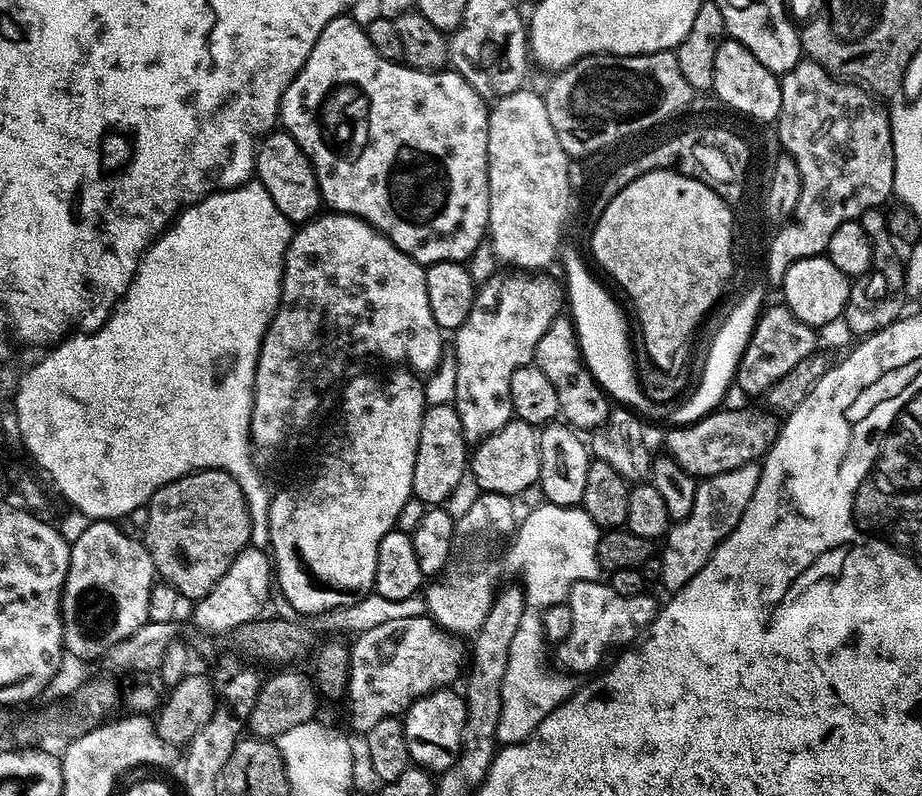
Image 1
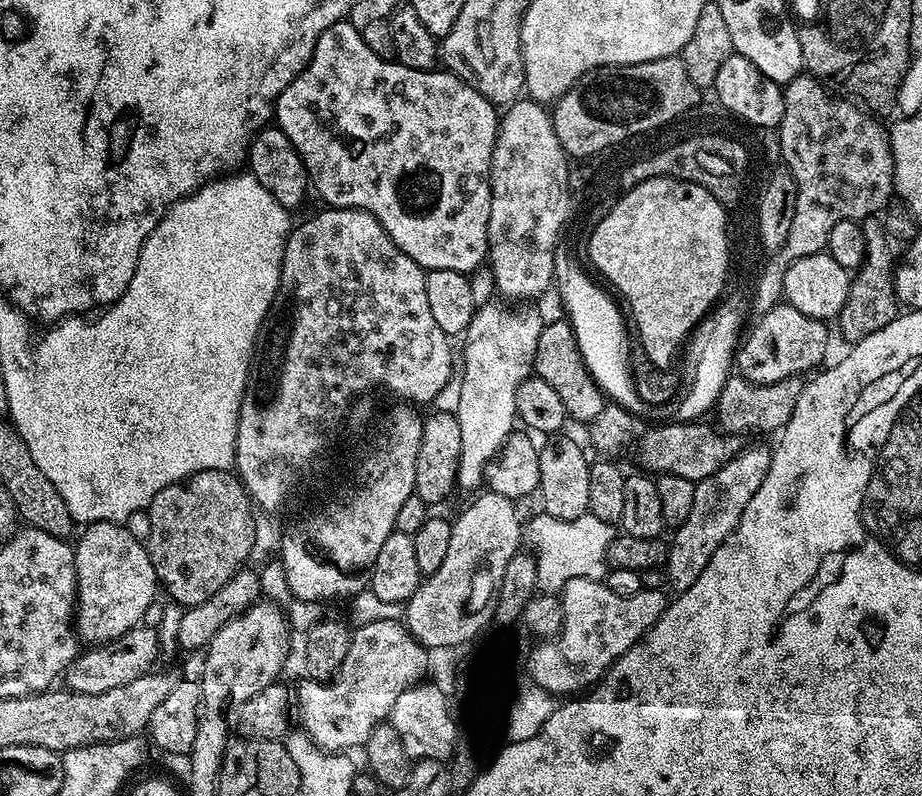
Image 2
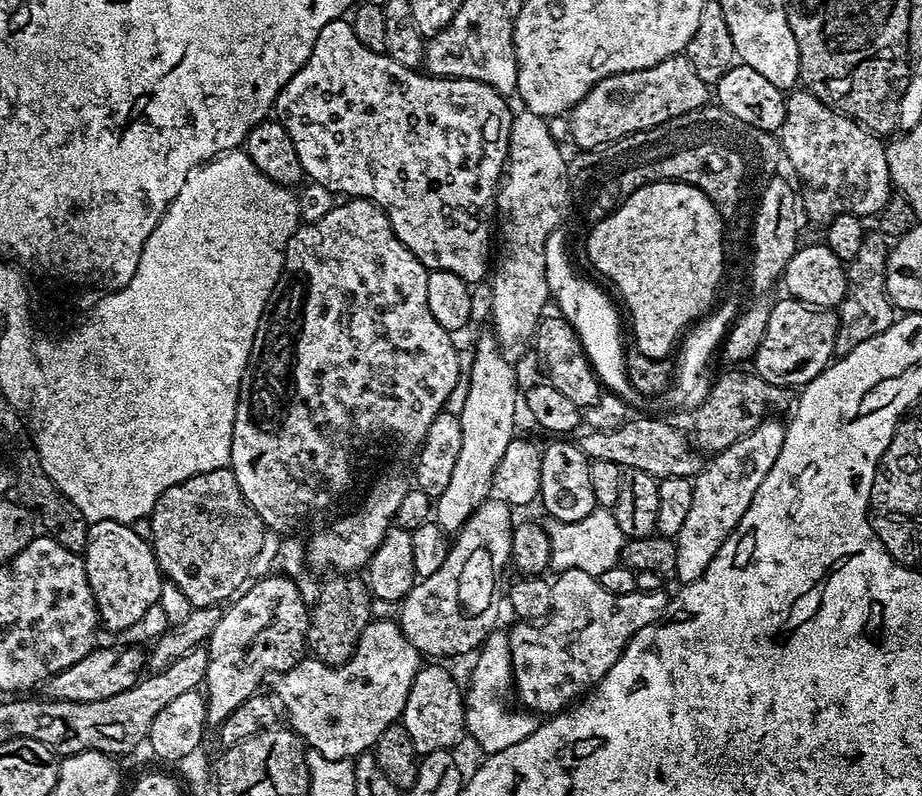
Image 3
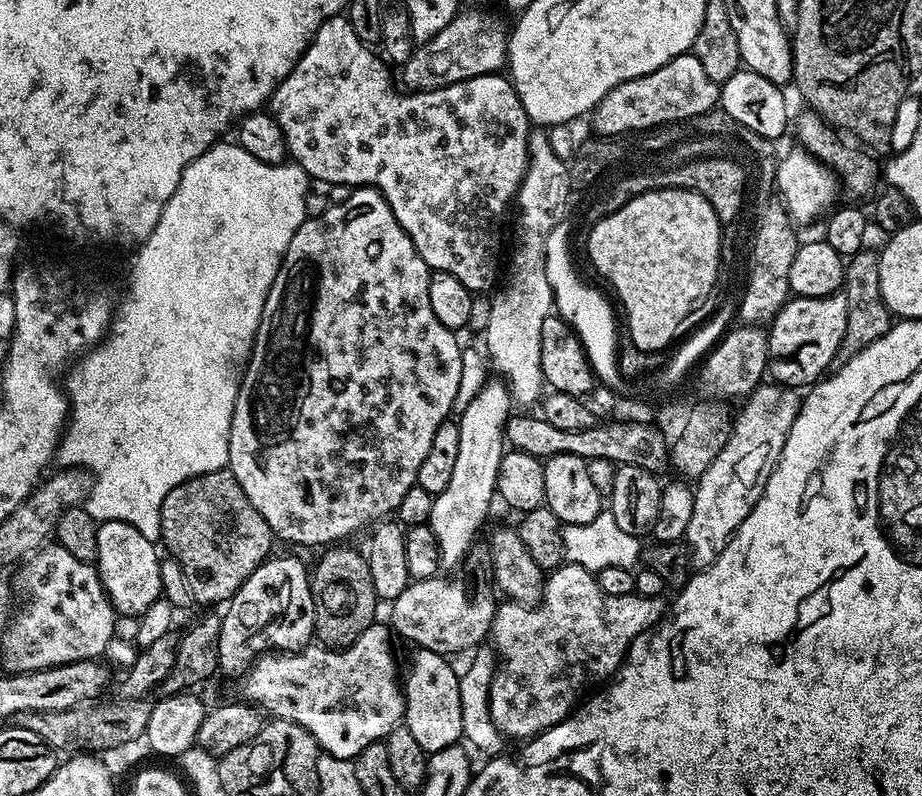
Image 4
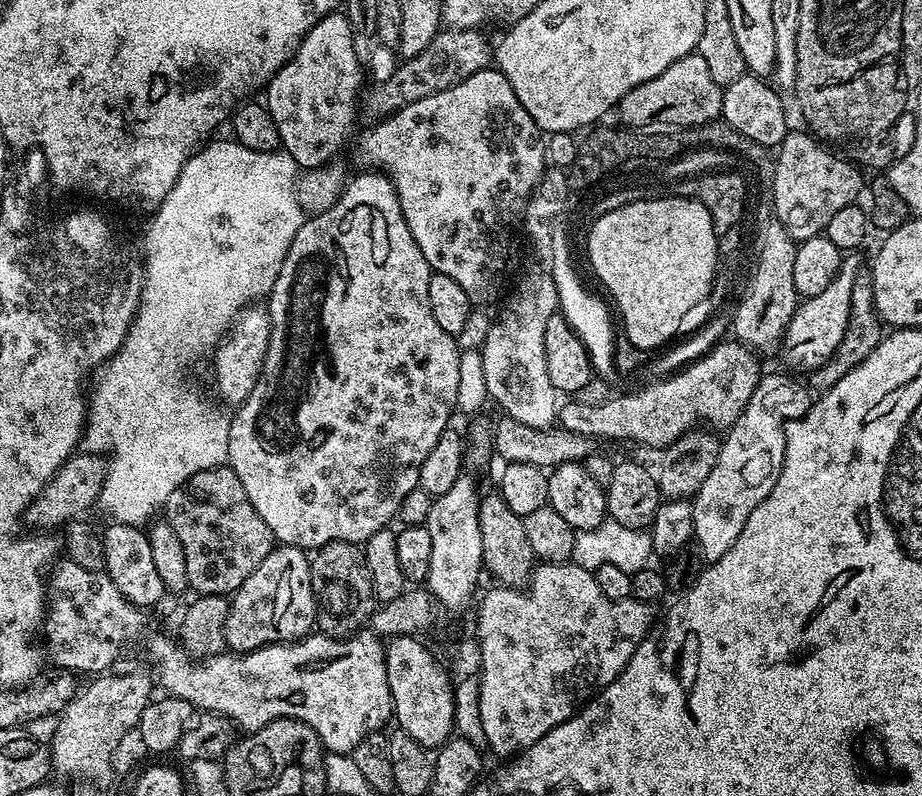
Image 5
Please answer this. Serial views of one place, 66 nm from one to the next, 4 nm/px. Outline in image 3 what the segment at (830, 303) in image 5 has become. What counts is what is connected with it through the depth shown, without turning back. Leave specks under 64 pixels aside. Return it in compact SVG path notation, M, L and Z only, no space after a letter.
M777 299L770 310L766 334L762 334L762 342L754 357L754 371L779 388L796 390L818 378L818 374L822 374L822 370L832 363L836 356L838 318L835 311L814 308L801 300L783 299Z

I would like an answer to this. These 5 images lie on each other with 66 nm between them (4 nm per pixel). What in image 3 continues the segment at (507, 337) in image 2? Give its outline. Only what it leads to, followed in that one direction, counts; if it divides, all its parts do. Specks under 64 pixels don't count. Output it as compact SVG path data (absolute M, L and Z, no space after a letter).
M495 335L480 336L476 340L476 353L472 356L472 365L467 365L468 393L466 402L460 411L462 422L462 447L458 449L458 462L454 466L454 474L450 478L450 486L434 500L434 519L441 524L444 531L455 534L460 527L478 510L478 506L493 495L492 479L498 462L502 462L502 454L506 454L506 446L517 435L516 404L518 408L518 392L516 396L516 372L512 364L504 356Z

